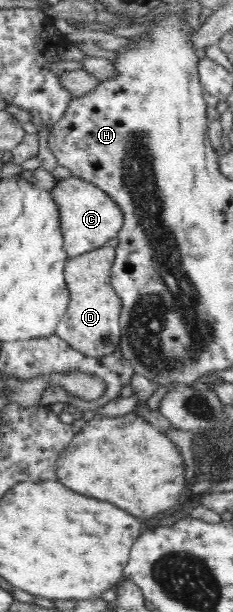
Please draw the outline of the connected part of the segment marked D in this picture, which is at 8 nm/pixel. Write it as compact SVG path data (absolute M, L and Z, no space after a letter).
M105 244L93 251L70 257L64 267L64 278L69 288L70 302L67 313L56 325L56 334L71 348L89 357L103 357L119 347L121 298L111 285L111 267L116 248Z

